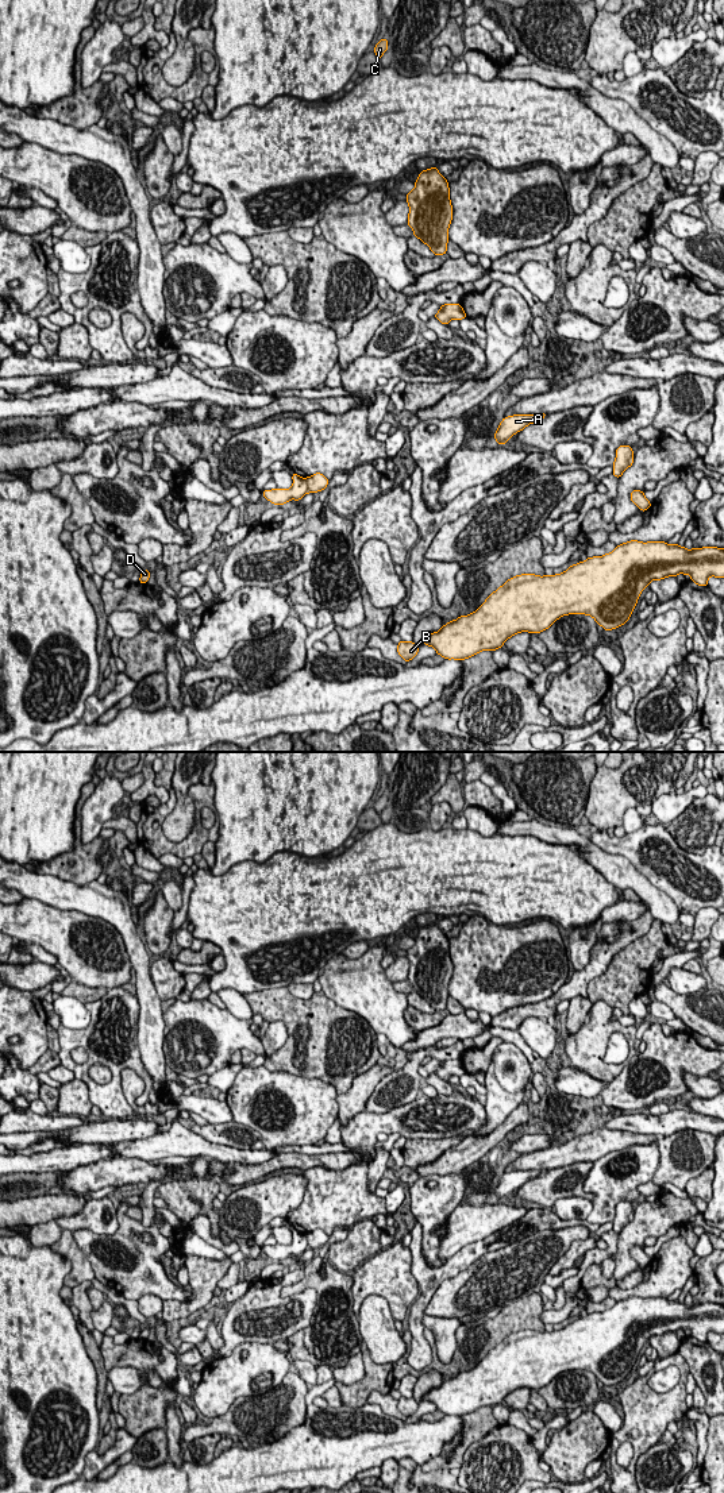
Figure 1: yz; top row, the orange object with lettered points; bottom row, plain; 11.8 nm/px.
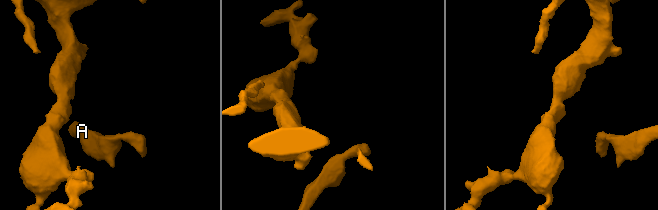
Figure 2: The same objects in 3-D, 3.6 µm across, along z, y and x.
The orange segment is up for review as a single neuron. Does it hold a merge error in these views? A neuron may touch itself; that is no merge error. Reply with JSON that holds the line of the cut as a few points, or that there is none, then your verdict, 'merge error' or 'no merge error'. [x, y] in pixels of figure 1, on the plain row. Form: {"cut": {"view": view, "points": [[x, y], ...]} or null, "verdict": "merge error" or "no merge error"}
{"cut": {"view": "yz", "points": [[304, 1234], [309, 1247]]}, "verdict": "merge error"}

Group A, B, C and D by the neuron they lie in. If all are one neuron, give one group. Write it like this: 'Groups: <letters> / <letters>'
Groups: A B D / C

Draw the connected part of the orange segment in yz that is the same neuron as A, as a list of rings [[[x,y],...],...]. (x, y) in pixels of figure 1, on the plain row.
[[[547,1169],[540,1170],[515,1170],[504,1173],[500,1178],[498,1185],[494,1189],[496,1197],[501,1201],[505,1200],[515,1189],[524,1185],[527,1181],[536,1178],[547,1172]]]

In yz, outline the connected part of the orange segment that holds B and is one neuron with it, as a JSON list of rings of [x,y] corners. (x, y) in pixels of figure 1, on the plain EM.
[[[401,1396],[397,1401],[397,1408],[407,1419],[417,1411],[419,1403],[413,1397],[407,1399],[407,1397]]]

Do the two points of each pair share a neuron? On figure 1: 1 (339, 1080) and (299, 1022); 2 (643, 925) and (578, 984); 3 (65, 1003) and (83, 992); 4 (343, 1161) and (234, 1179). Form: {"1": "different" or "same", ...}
{"1": "same", "2": "same", "3": "different", "4": "same"}

